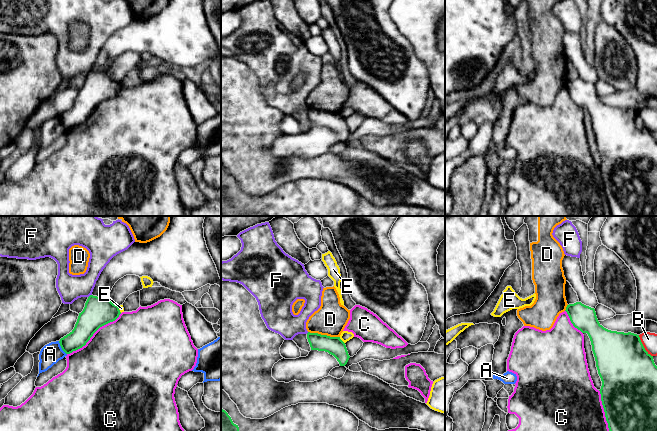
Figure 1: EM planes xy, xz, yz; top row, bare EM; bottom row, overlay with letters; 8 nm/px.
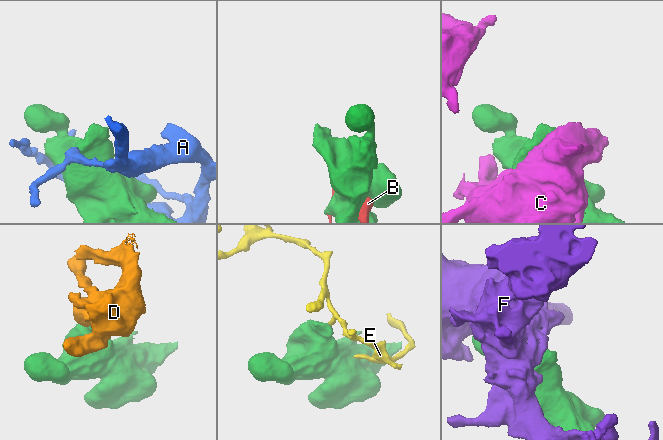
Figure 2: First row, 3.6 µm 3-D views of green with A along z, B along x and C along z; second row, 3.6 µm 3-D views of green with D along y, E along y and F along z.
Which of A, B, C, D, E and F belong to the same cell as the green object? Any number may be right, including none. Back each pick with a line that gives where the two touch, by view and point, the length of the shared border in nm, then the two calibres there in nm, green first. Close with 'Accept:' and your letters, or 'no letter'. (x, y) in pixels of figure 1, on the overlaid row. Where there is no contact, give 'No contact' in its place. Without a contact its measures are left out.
Accept: no letter

